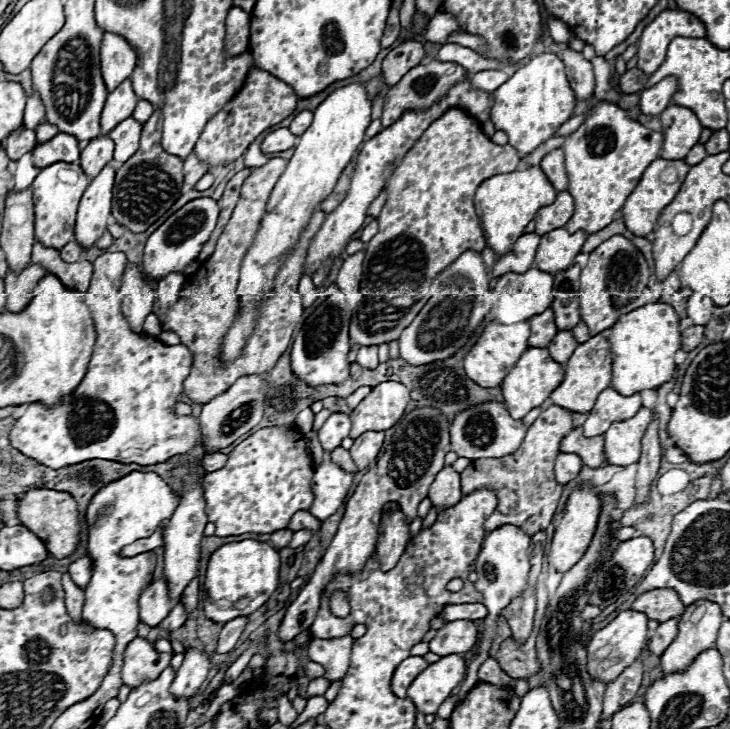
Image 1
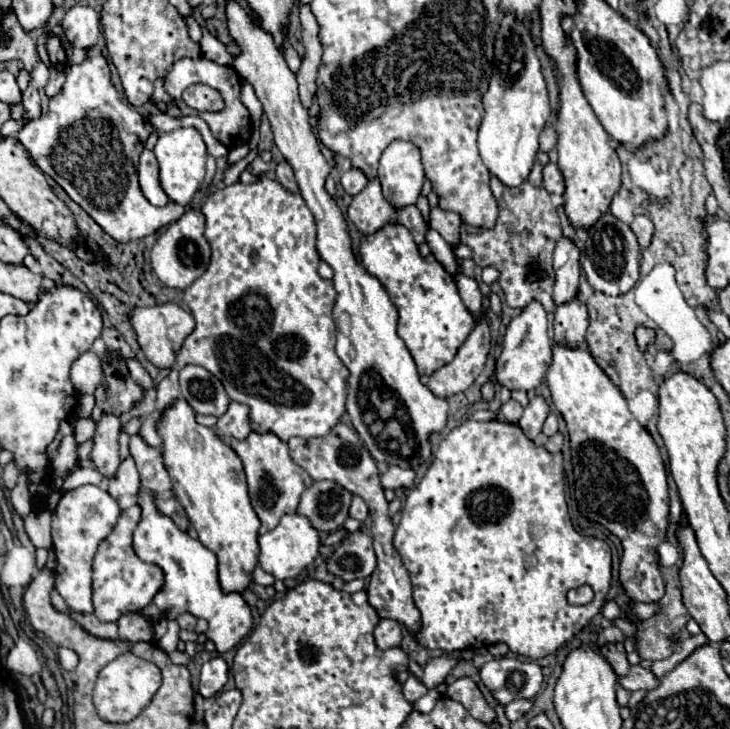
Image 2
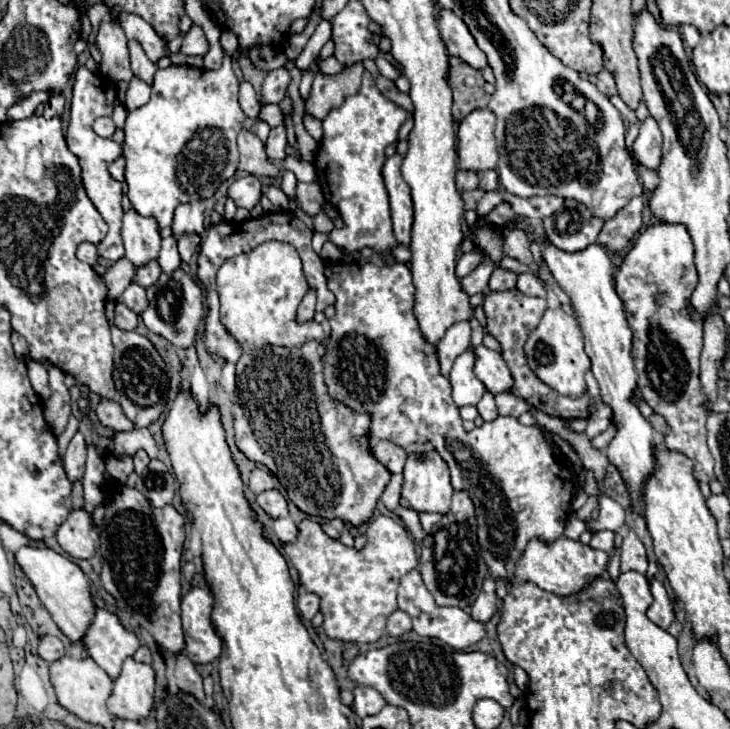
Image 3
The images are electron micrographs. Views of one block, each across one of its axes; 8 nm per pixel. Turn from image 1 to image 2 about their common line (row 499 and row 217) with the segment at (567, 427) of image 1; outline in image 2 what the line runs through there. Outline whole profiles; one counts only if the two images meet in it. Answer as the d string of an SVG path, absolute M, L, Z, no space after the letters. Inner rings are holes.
M496 176L490 178L490 188L500 206L496 226L492 230L484 230L462 224L460 240L472 248L472 260L480 268L494 266L500 272L498 284L512 308L526 308L532 300L540 300L546 312L554 312L556 304L552 300L552 292L556 272L552 266L552 252L562 236L562 228L558 210L550 200L550 192L544 186L532 186L528 180L516 188L508 188L506 184L500 184Z

